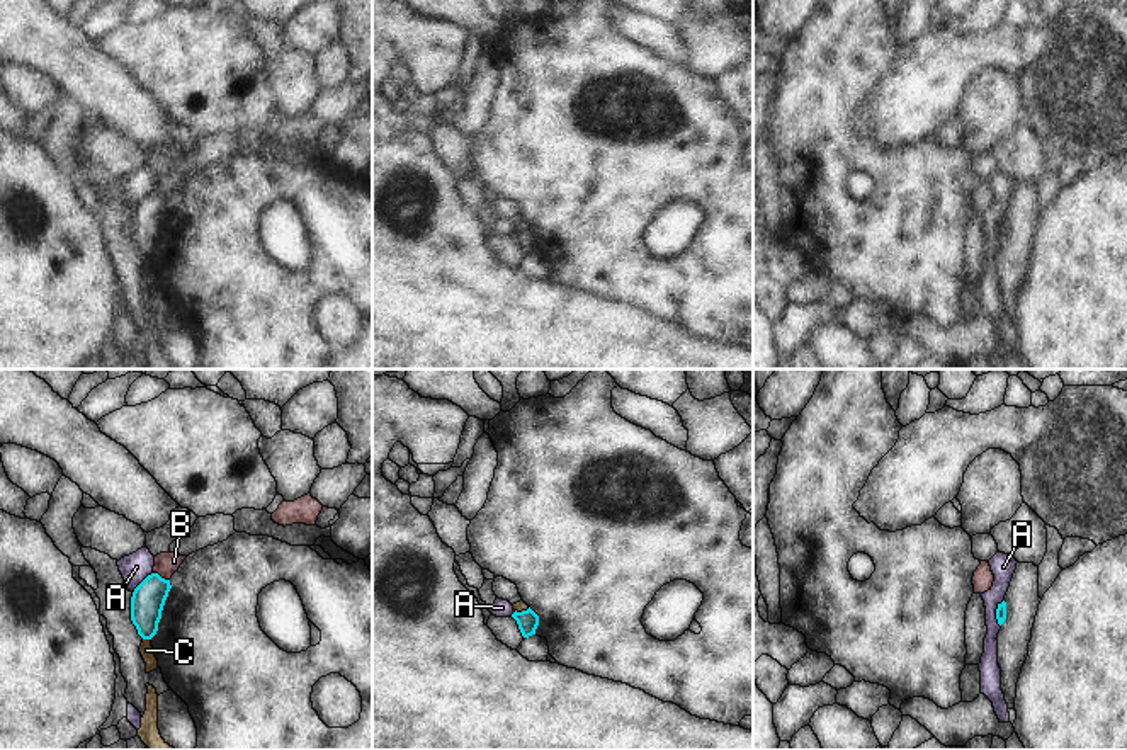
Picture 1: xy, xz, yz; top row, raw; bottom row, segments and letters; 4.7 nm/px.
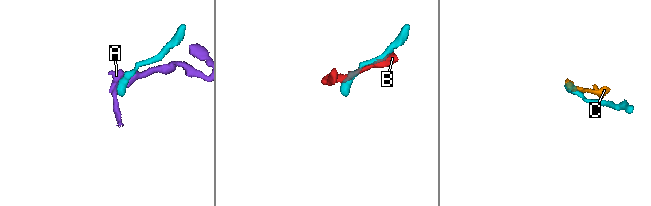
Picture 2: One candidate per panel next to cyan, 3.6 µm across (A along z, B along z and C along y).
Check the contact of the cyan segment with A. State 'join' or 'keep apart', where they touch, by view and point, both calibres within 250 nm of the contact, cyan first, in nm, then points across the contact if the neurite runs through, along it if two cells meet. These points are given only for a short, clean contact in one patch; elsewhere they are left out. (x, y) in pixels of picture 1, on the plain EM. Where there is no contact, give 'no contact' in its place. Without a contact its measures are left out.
keep apart | yz (996, 232) | 50/120 nm

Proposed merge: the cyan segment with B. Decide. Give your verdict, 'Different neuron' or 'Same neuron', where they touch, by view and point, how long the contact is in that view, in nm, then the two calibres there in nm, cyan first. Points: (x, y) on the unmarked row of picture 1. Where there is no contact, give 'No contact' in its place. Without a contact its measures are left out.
Different neuron. Touches cyan at xy (160, 196). Shared border 90 nm. Thickness 160 nm (cyan) against 110 nm.

